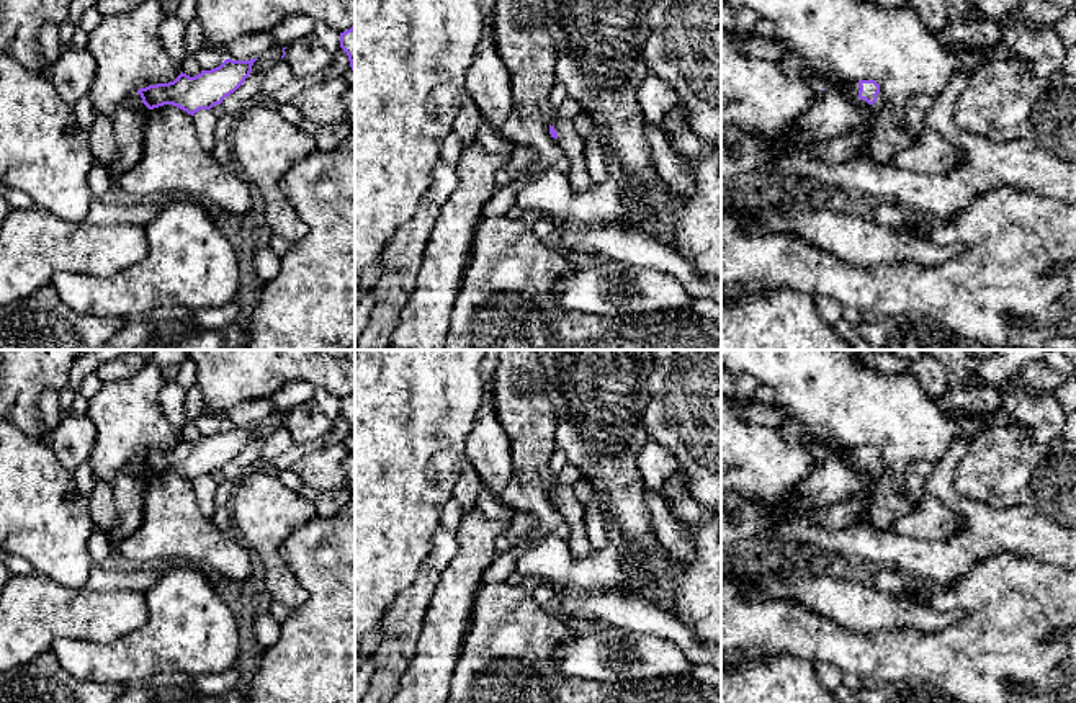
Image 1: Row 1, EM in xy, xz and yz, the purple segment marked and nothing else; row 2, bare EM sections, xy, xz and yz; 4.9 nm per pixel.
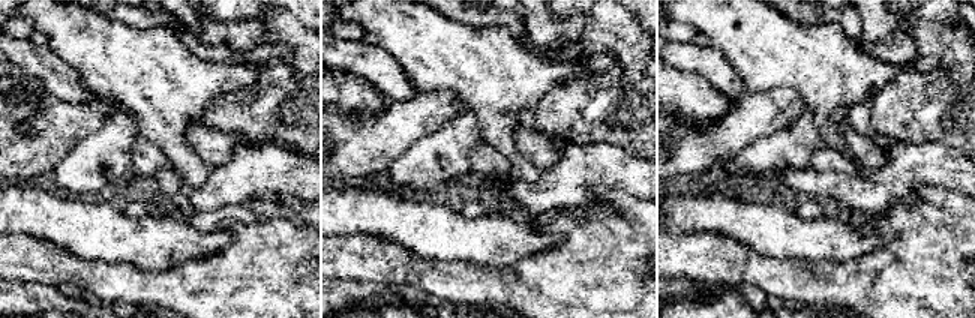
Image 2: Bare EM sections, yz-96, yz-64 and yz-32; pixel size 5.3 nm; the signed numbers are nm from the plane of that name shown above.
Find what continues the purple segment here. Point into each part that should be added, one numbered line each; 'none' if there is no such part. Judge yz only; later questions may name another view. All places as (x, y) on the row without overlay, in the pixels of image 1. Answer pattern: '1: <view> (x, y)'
1: yz (836, 476)

